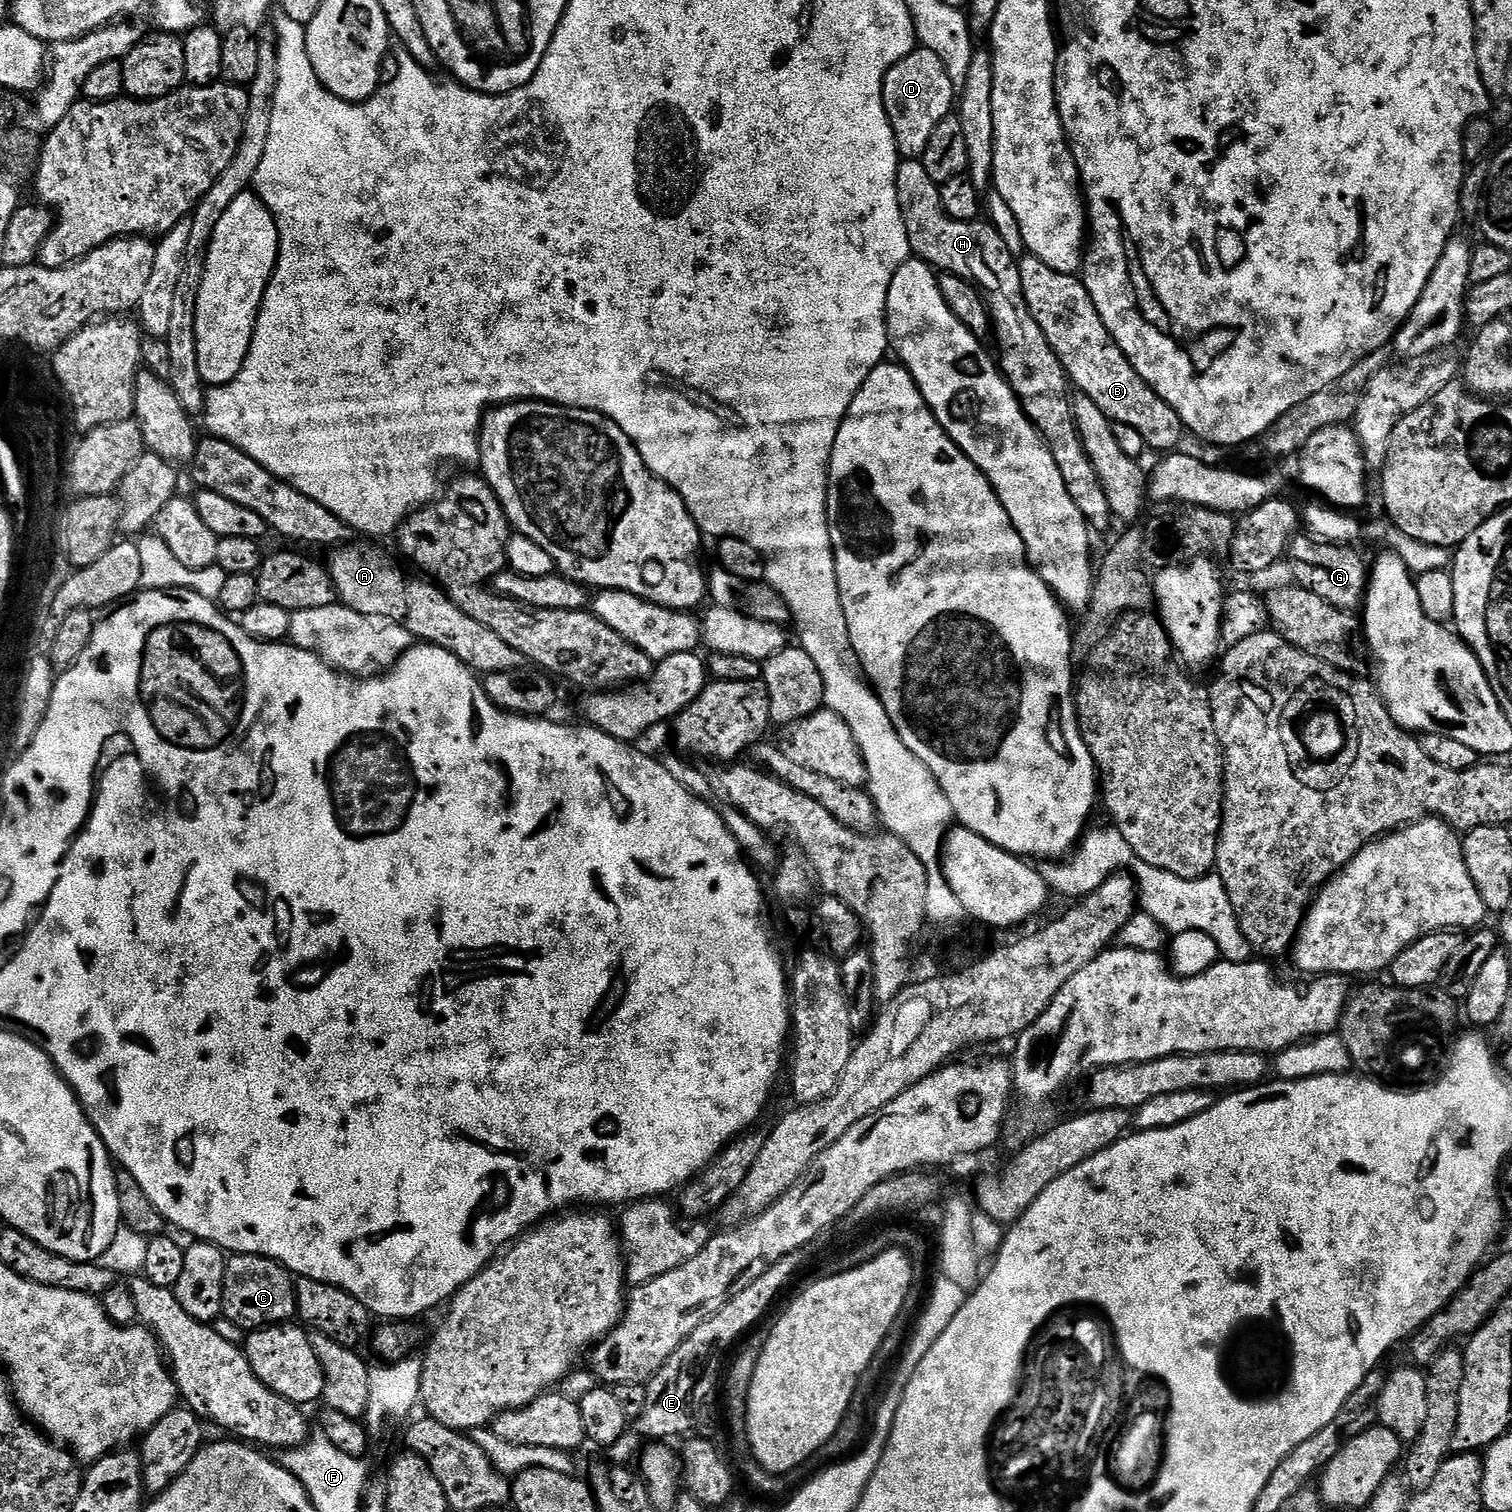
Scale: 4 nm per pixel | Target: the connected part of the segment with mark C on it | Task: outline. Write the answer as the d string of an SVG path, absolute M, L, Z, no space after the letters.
M232 1254L227 1257L226 1278L224 1279L224 1311L223 1319L234 1322L242 1330L255 1330L257 1328L266 1328L273 1324L282 1324L291 1321L296 1316L296 1280L293 1273L289 1272L283 1264L276 1260L271 1260L269 1256L255 1256L254 1254Z

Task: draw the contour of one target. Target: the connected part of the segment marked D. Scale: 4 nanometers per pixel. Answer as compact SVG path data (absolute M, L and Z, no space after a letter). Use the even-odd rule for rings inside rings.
M917 46L888 71L884 79L884 105L901 157L923 157L934 126L953 111L957 100L958 90L950 82L950 74L946 74L946 66L942 66L934 50Z

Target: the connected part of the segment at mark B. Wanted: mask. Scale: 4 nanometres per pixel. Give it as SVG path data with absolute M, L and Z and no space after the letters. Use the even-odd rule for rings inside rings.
M1024 254L1019 257L1020 277L1022 278L1022 294L1028 303L1030 314L1038 326L1042 326L1042 334L1050 342L1050 346L1058 354L1062 366L1068 372L1068 379L1073 385L1080 387L1079 391L1085 396L1094 398L1098 410L1106 414L1108 419L1133 427L1144 439L1149 449L1157 448L1158 453L1167 454L1181 447L1186 436L1184 424L1178 414L1166 401L1160 397L1151 386L1134 370L1134 366L1126 358L1126 354L1116 345L1116 340L1106 330L1090 294L1086 290L1083 279L1071 272L1050 270L1046 262L1036 256Z

